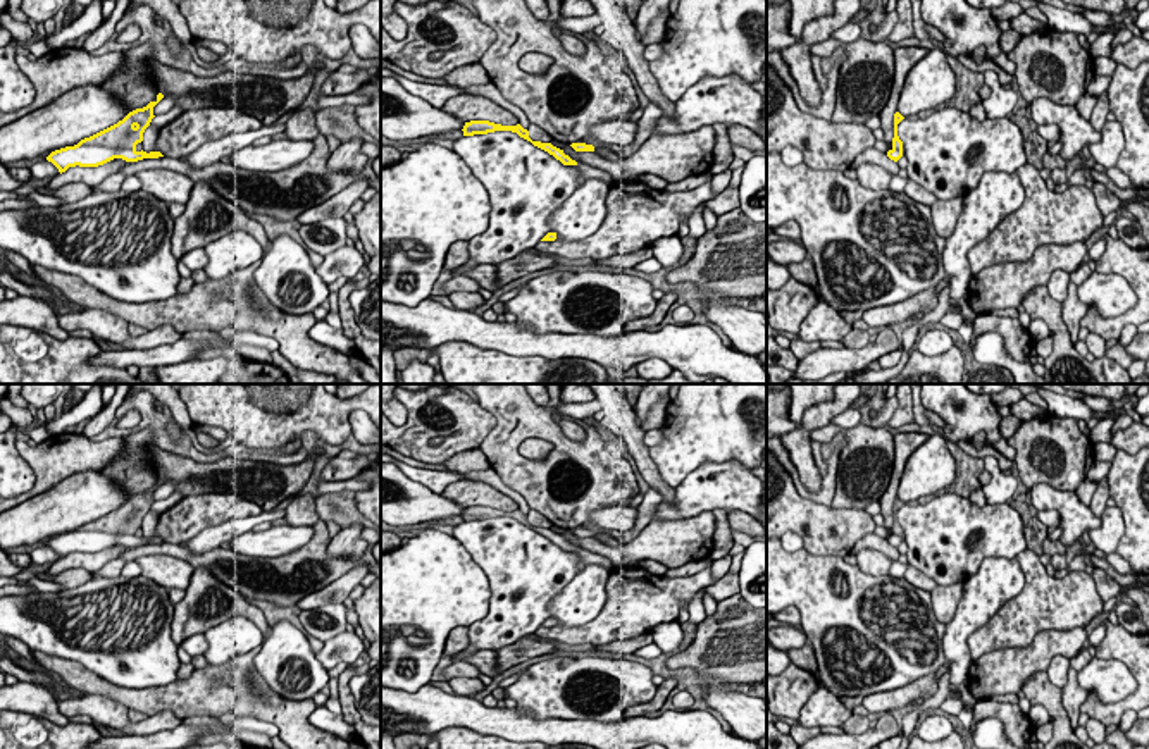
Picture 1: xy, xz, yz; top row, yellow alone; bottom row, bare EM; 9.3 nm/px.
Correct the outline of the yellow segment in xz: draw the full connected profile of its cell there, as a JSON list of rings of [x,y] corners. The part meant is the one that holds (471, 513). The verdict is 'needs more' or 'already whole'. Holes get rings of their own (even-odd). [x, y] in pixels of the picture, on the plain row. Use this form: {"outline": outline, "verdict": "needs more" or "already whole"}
{"outline": [[[489,467],[489,468],[486,468],[486,470],[481,470],[481,472],[467,472],[467,474],[463,474],[463,475],[465,475],[465,479],[469,479],[469,480],[486,482],[486,484],[493,486],[494,489],[498,489],[498,491],[505,492],[506,496],[510,496],[510,498],[519,504],[519,510],[517,510],[517,511],[501,511],[501,510],[494,510],[494,508],[489,508],[489,506],[470,506],[470,508],[465,508],[465,511],[463,511],[463,515],[462,515],[462,517],[463,517],[463,522],[488,520],[488,518],[494,518],[494,517],[512,517],[512,518],[517,518],[520,523],[531,527],[534,532],[537,532],[537,534],[548,537],[548,539],[553,541],[556,546],[560,546],[563,551],[577,551],[575,546],[572,546],[568,541],[563,539],[563,535],[553,532],[551,529],[532,527],[532,525],[529,523],[529,515],[531,515],[529,504],[525,503],[525,499],[524,499],[517,491],[510,489],[510,487],[501,480],[501,477],[498,475],[498,472],[496,472],[494,468]]], "verdict": "needs more"}

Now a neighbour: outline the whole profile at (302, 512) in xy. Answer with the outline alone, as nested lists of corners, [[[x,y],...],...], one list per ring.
[[[298,494],[286,508],[284,520],[289,527],[307,527],[315,525],[320,517],[317,513],[315,496]]]

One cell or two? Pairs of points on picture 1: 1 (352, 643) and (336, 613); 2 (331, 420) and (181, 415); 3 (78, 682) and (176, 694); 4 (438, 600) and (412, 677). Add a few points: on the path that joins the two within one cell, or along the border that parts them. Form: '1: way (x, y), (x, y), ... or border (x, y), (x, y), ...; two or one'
1: border (347, 631), (324, 643); two
2: border (183, 402), (193, 424); two
3: way (102, 687), (130, 698), (152, 698); one
4: way (436, 619), (436, 646), (424, 658); one

